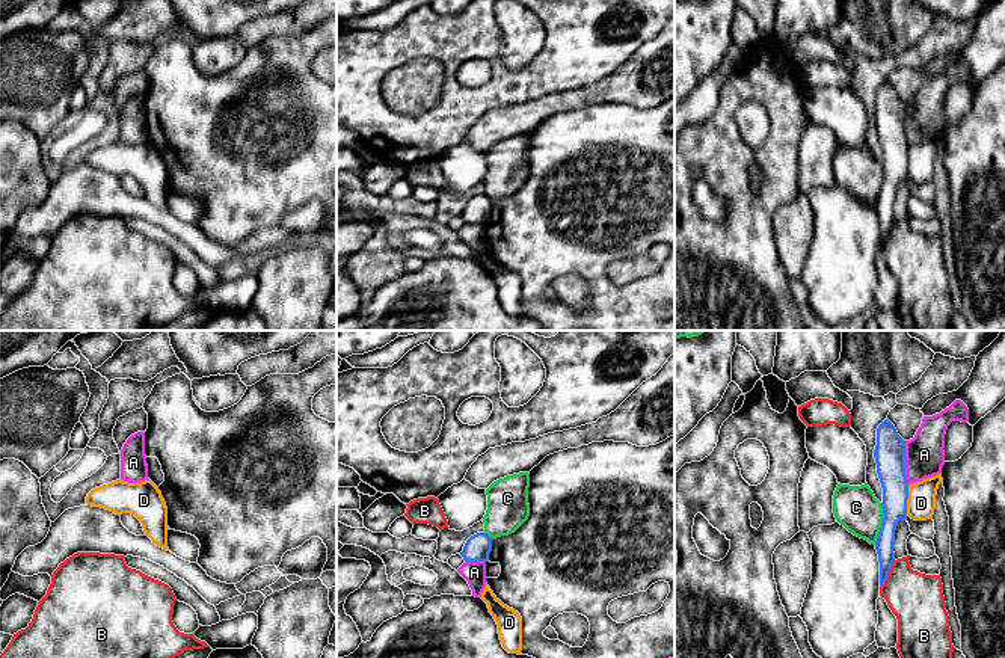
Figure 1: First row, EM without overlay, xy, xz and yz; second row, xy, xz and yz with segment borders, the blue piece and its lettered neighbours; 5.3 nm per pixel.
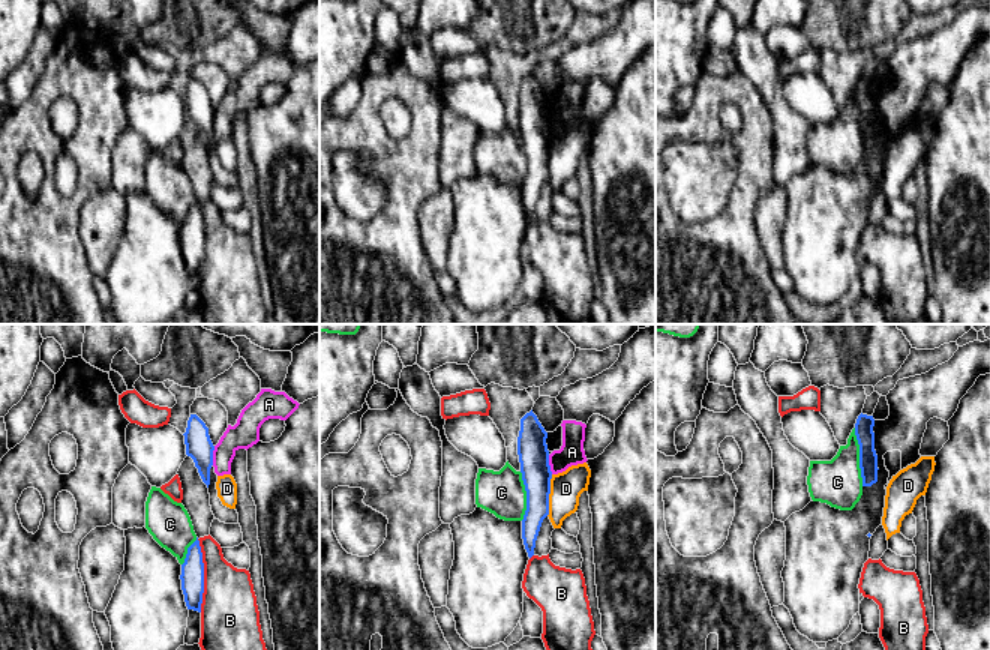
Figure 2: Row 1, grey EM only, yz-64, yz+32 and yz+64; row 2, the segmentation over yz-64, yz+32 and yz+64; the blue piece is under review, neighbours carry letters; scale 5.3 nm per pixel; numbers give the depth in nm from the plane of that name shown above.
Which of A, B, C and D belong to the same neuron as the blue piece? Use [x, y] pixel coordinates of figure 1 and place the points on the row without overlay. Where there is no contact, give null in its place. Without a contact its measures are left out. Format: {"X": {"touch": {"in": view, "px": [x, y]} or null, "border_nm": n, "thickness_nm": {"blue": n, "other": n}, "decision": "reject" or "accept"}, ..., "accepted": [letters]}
{"A": {"touch": {"in": "yz", "px": [904, 124]}, "border_nm": 240, "thickness_nm": {"blue": 170, "other": 200}, "decision": "reject"}, "B": {"touch": {"in": "yz", "px": [888, 236]}, "border_nm": 170, "thickness_nm": {"blue": 100, "other": 280}, "decision": "reject"}, "C": {"touch": {"in": "yz", "px": [882, 186]}, "border_nm": 220, "thickness_nm": {"blue": 140, "other": 240}, "decision": "reject"}, "D": {"touch": {"in": "yz", "px": [907, 160]}, "border_nm": 160, "thickness_nm": {"blue": 160, "other": 150}, "decision": "reject"}, "accepted": []}

